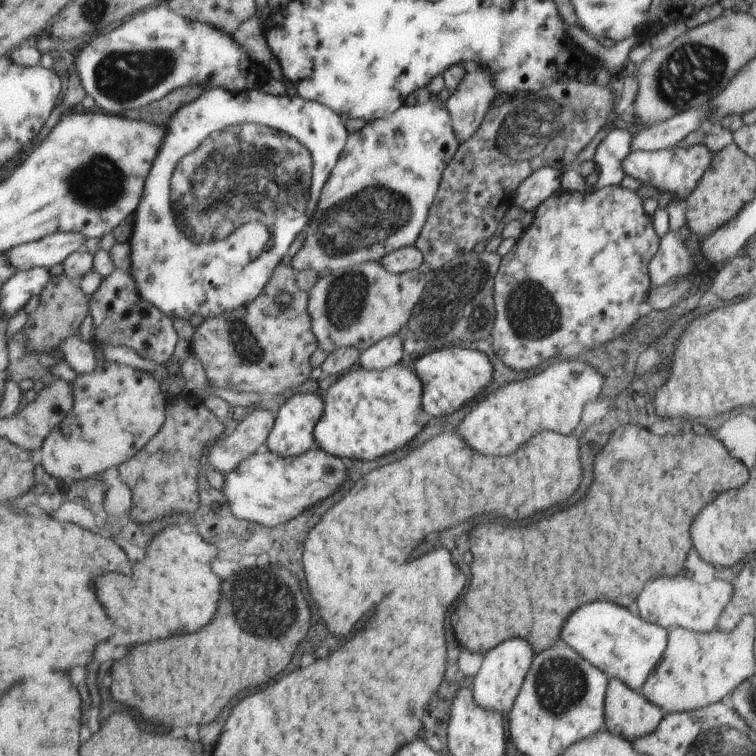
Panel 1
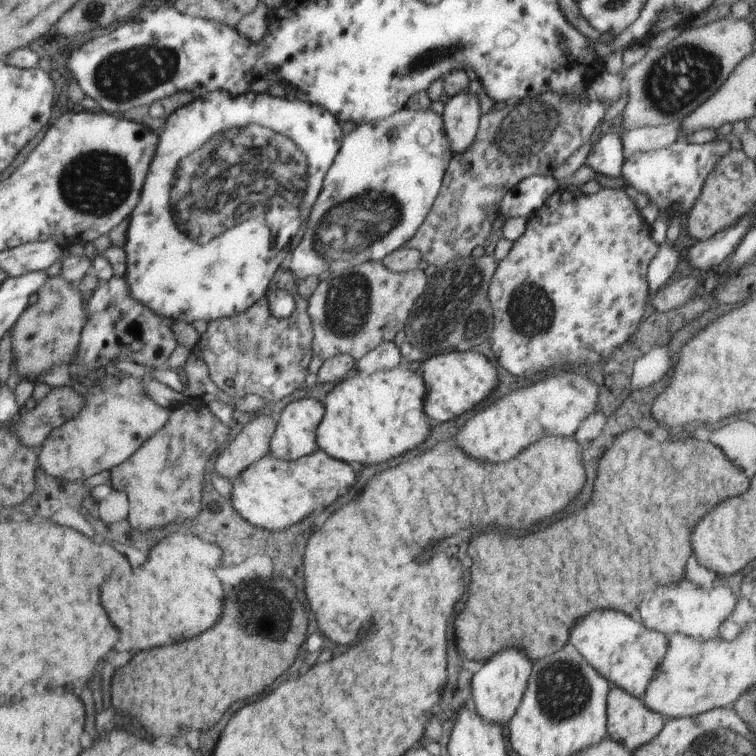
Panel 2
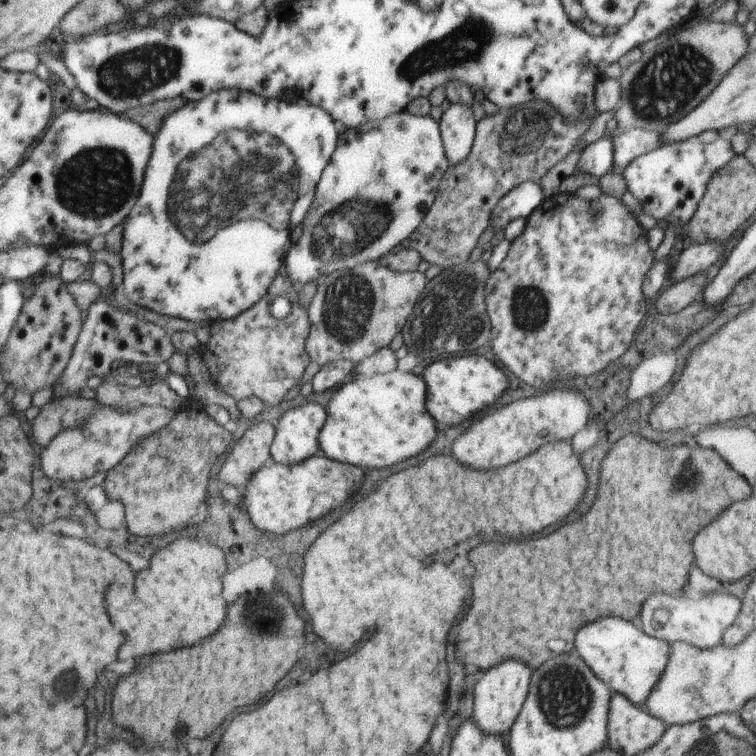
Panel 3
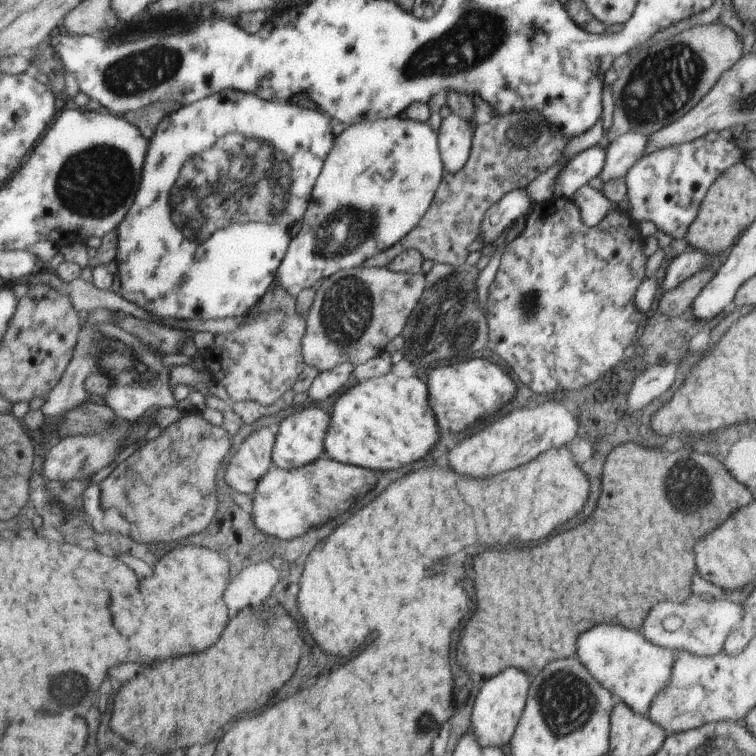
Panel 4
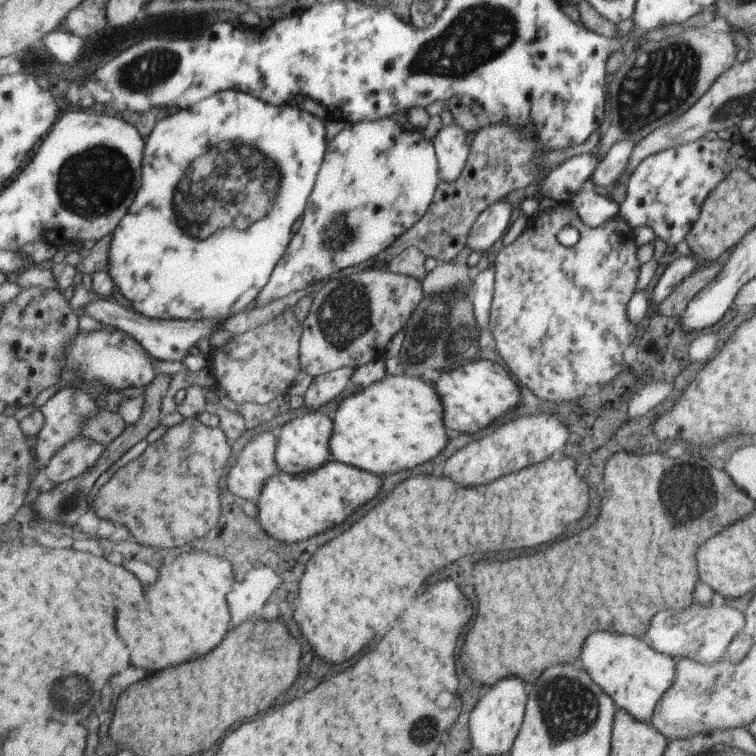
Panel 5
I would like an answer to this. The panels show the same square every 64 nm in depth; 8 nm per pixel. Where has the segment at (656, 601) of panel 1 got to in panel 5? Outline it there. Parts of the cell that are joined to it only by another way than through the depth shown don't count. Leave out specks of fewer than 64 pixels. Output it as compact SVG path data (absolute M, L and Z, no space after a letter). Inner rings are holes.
M723 604L721 608L711 606L691 606L691 610L685 612L661 612L655 616L655 624L651 624L651 632L645 632L643 638L647 646L651 646L655 652L671 656L673 660L693 660L703 666L713 666L727 658L727 648L731 646L733 638L743 630L745 616L741 616L737 610L727 608Z

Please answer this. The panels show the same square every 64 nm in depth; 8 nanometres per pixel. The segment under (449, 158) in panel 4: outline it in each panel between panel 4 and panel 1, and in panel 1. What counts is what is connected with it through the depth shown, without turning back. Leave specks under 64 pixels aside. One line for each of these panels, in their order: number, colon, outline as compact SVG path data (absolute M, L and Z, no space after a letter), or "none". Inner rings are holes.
1: M477 66L475 72L465 74L457 90L449 94L445 108L451 114L451 126L459 138L459 146L473 136L477 128L481 128L481 118L485 116L485 110L489 110L489 102L495 96L497 88L493 86L489 70L483 66Z
2: M469 88L467 94L453 96L445 104L441 116L445 122L445 132L451 144L451 152L455 156L463 156L467 152L467 146L473 142L473 136L477 136L475 134L477 120L481 120L475 92Z
3: M459 104L459 106L449 106L449 110L441 116L439 120L441 126L441 138L443 138L443 148L447 162L453 166L459 166L469 154L473 130L475 130L475 120L471 116L471 106Z

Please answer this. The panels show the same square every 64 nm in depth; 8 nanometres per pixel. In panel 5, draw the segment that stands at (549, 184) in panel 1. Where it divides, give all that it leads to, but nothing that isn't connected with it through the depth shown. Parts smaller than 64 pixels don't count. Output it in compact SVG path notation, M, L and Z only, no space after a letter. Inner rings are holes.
M505 202L493 204L487 208L487 212L481 212L479 220L475 220L475 226L471 228L471 234L467 236L467 248L471 252L485 252L491 248L497 240L501 240L509 226L509 216L511 216L511 206Z

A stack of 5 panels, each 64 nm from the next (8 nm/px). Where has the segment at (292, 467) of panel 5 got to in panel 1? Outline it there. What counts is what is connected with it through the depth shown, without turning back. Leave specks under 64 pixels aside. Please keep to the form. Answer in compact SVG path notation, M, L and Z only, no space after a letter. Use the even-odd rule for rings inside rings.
M295 394L291 398L287 398L287 402L279 408L273 428L265 440L265 450L273 452L277 456L283 456L283 458L295 458L295 456L309 452L311 448L315 448L313 430L323 416L323 408L325 408L325 404L317 394Z

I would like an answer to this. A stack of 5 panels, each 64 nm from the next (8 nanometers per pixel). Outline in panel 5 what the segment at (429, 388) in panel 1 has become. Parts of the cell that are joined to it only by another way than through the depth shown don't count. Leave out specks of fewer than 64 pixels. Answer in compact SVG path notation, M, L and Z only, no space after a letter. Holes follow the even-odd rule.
M485 360L465 362L463 366L451 372L443 372L441 378L435 382L435 388L443 402L447 428L451 428L453 432L461 432L465 436L485 428L489 422L503 416L519 402L519 390L515 382L509 378L509 374L499 364Z

